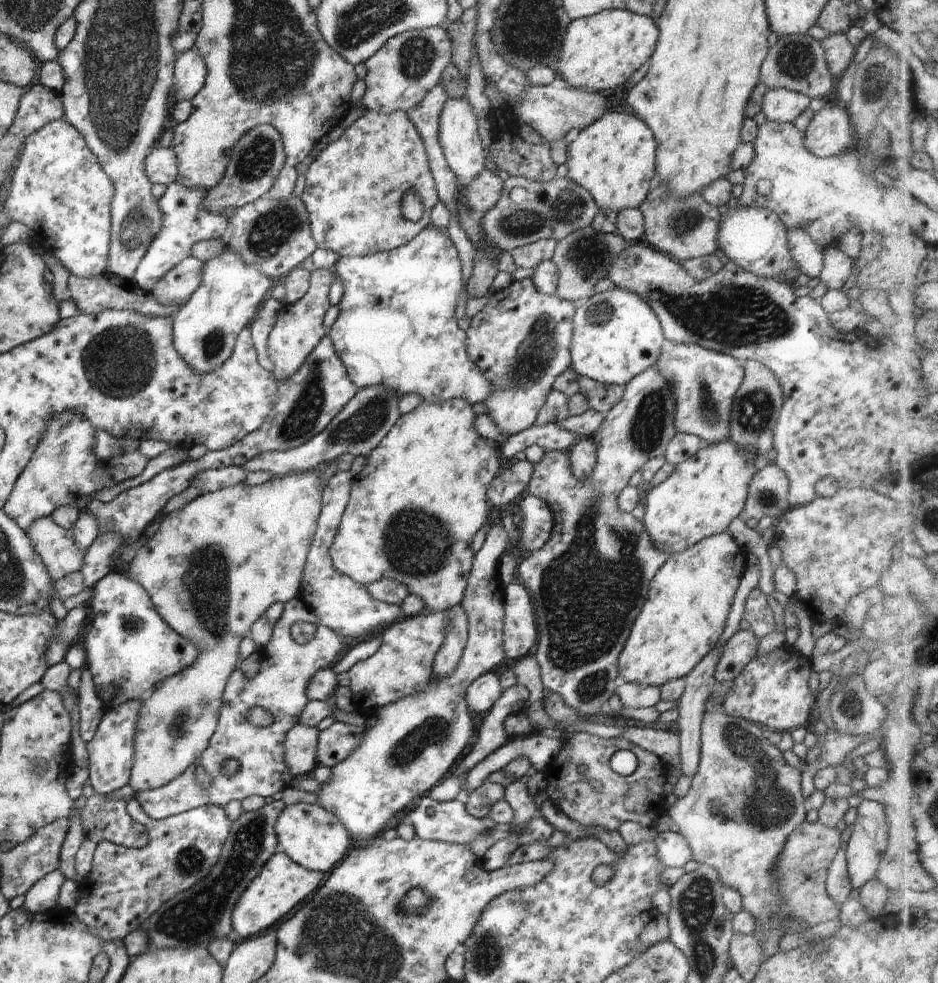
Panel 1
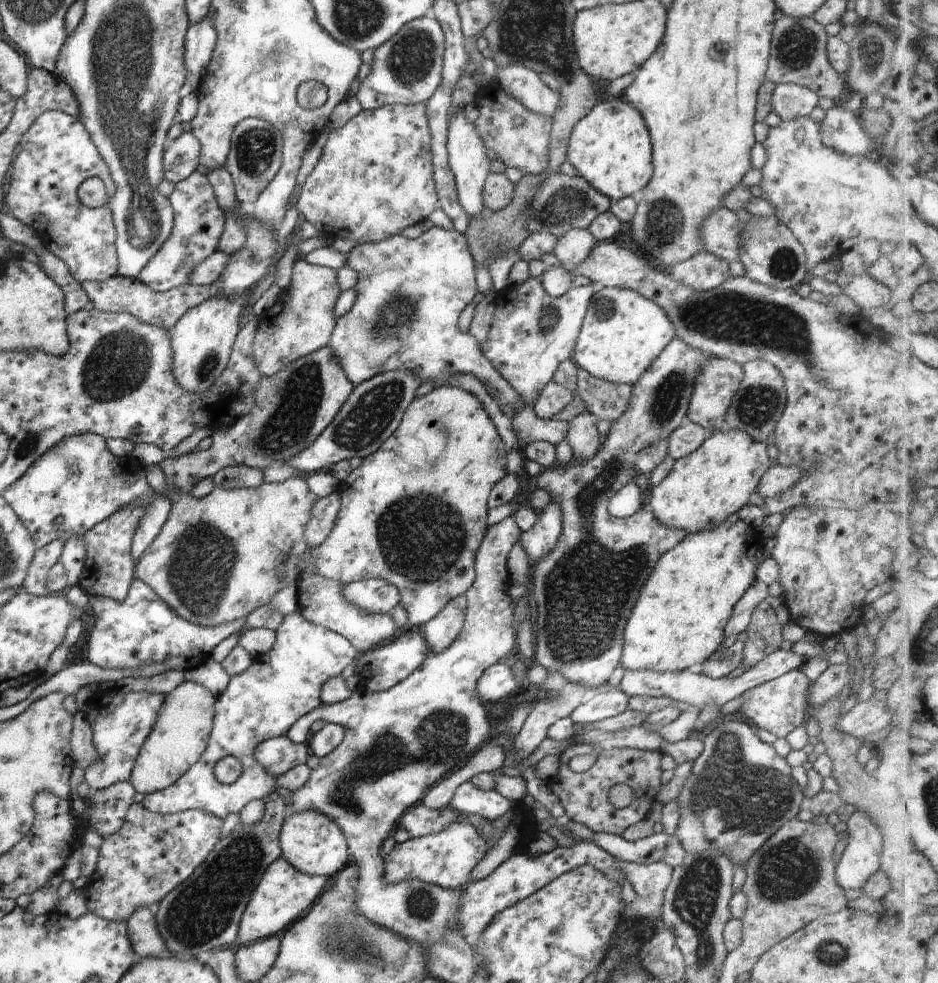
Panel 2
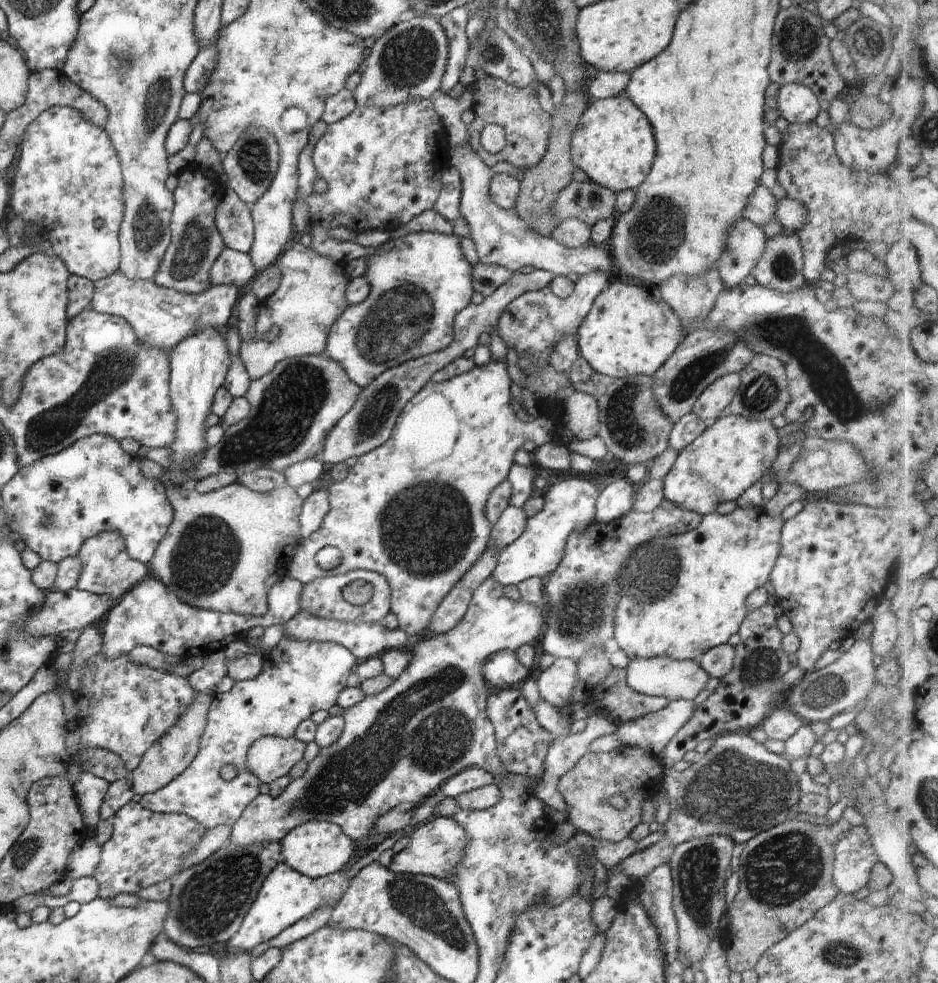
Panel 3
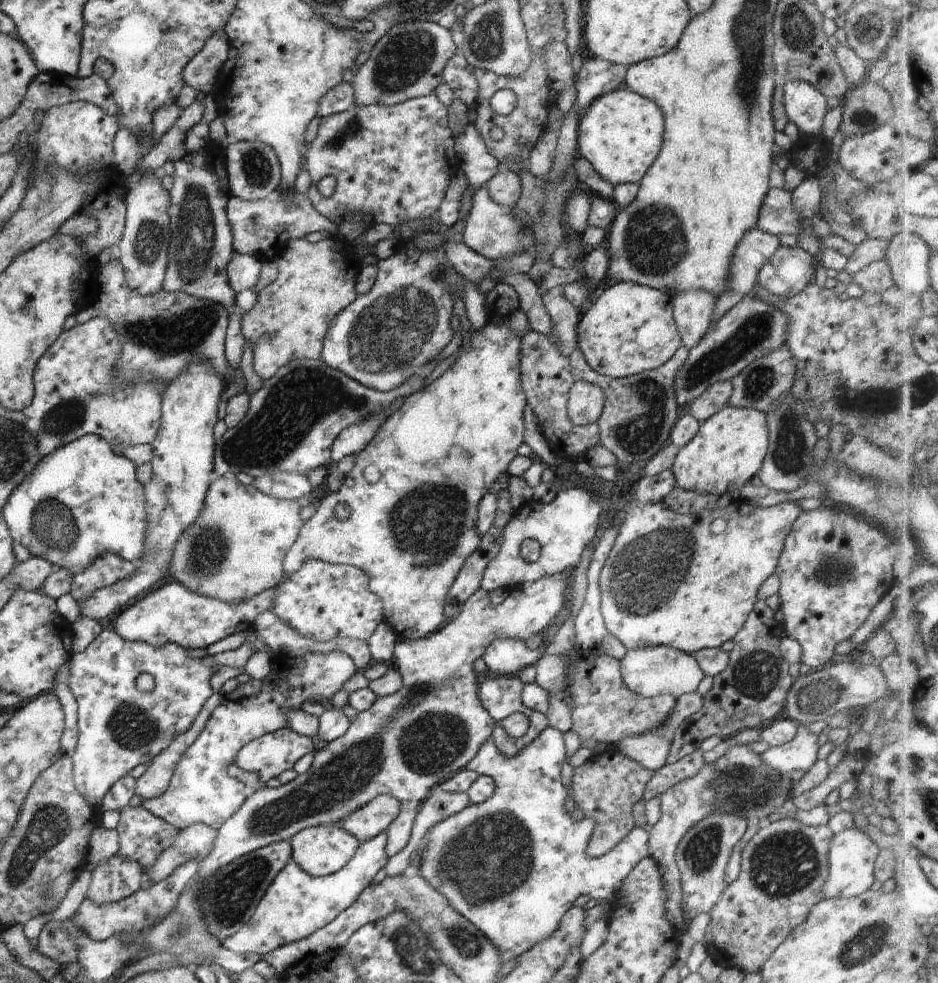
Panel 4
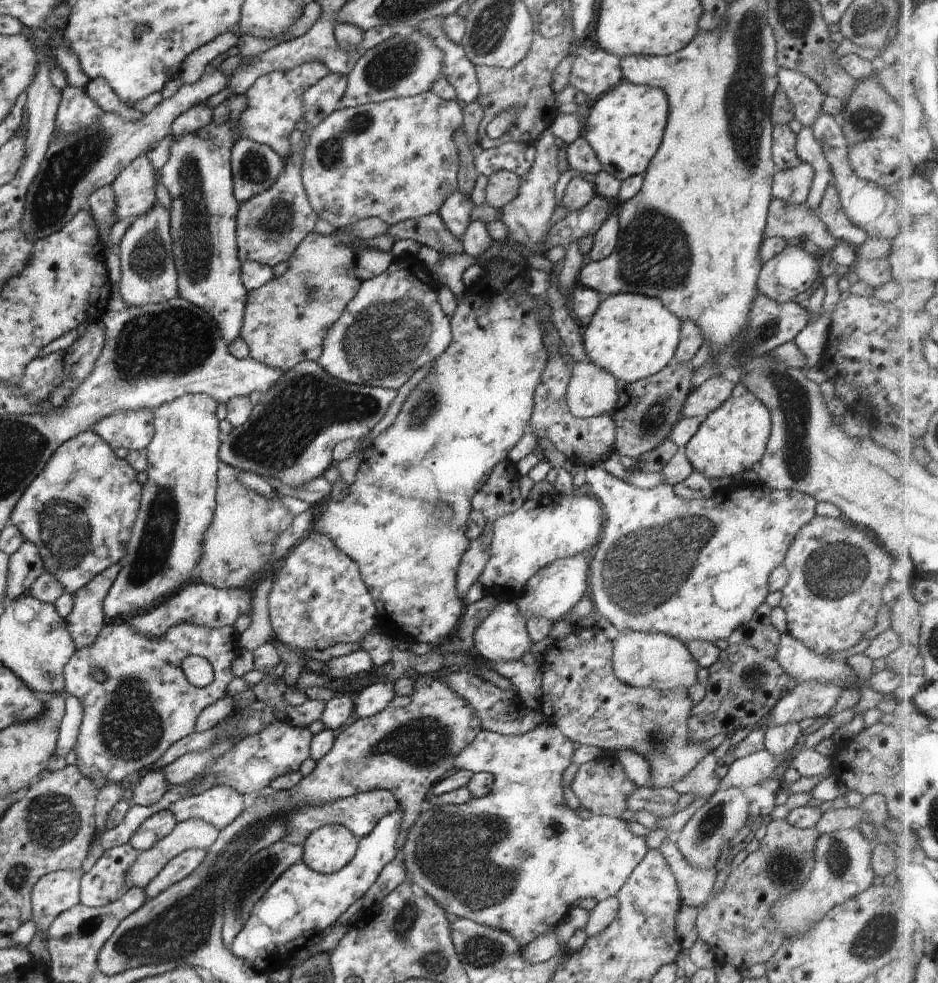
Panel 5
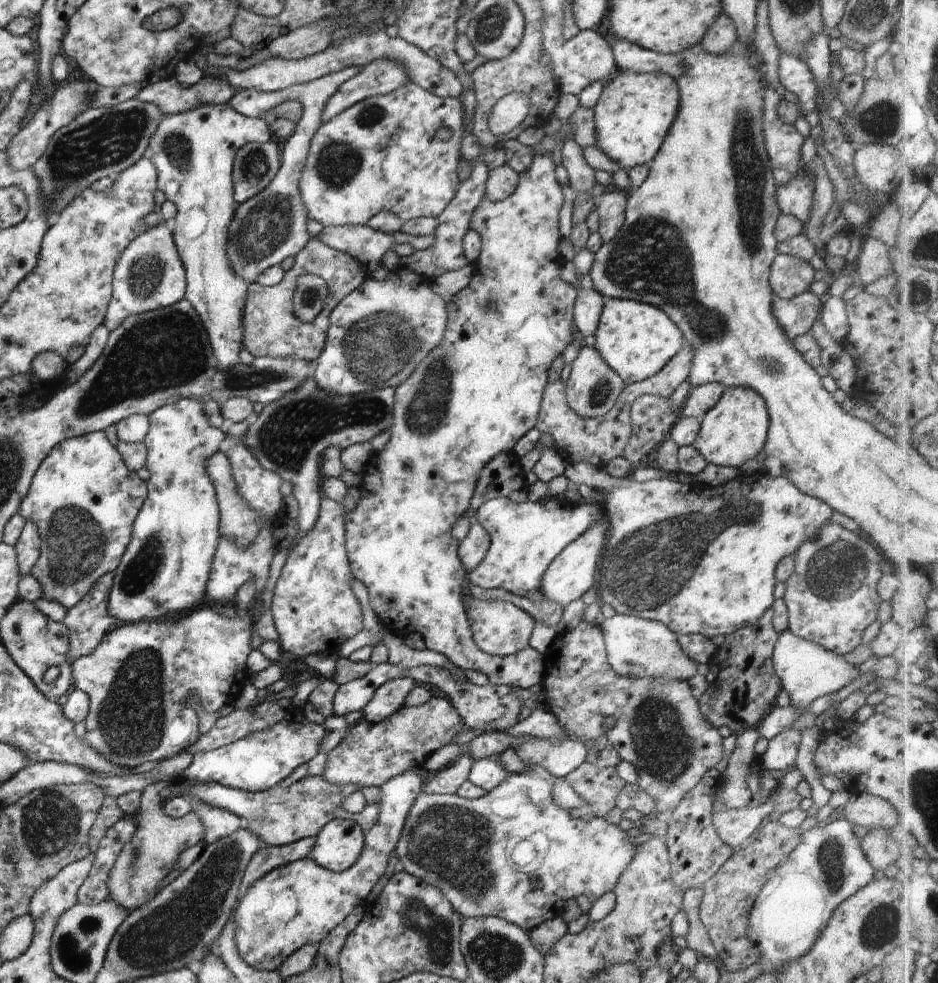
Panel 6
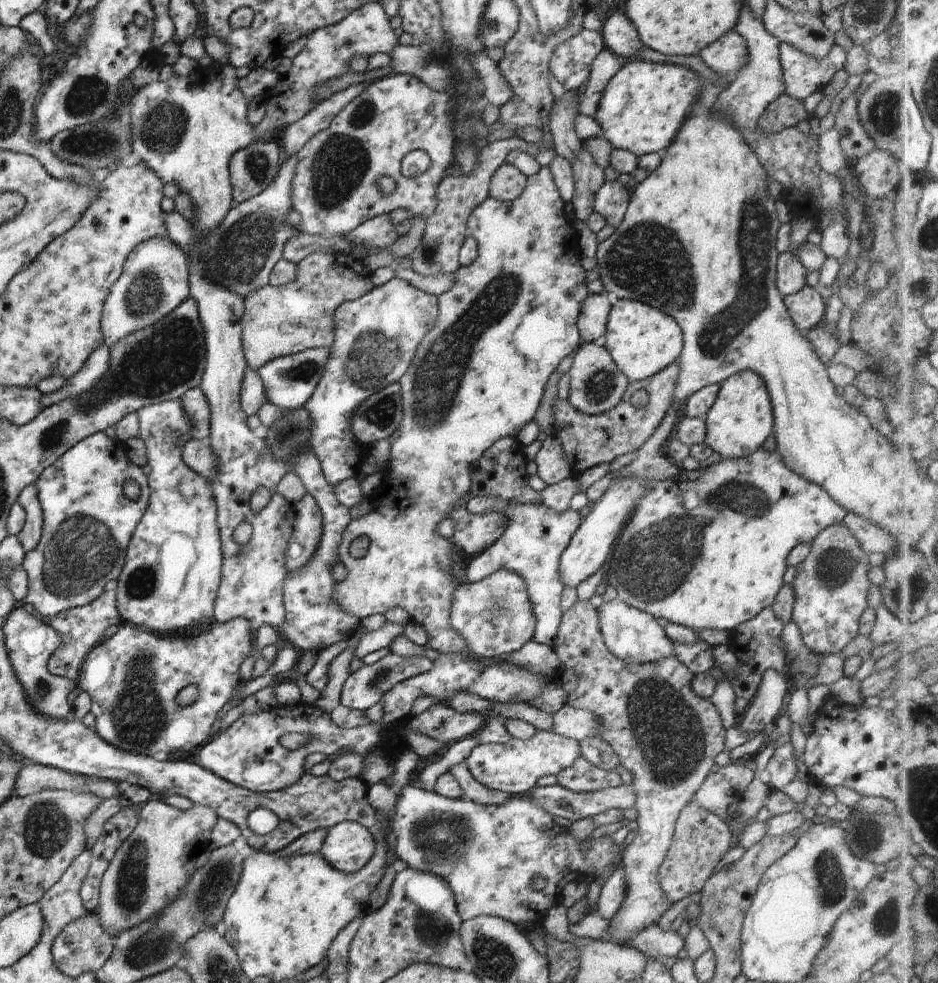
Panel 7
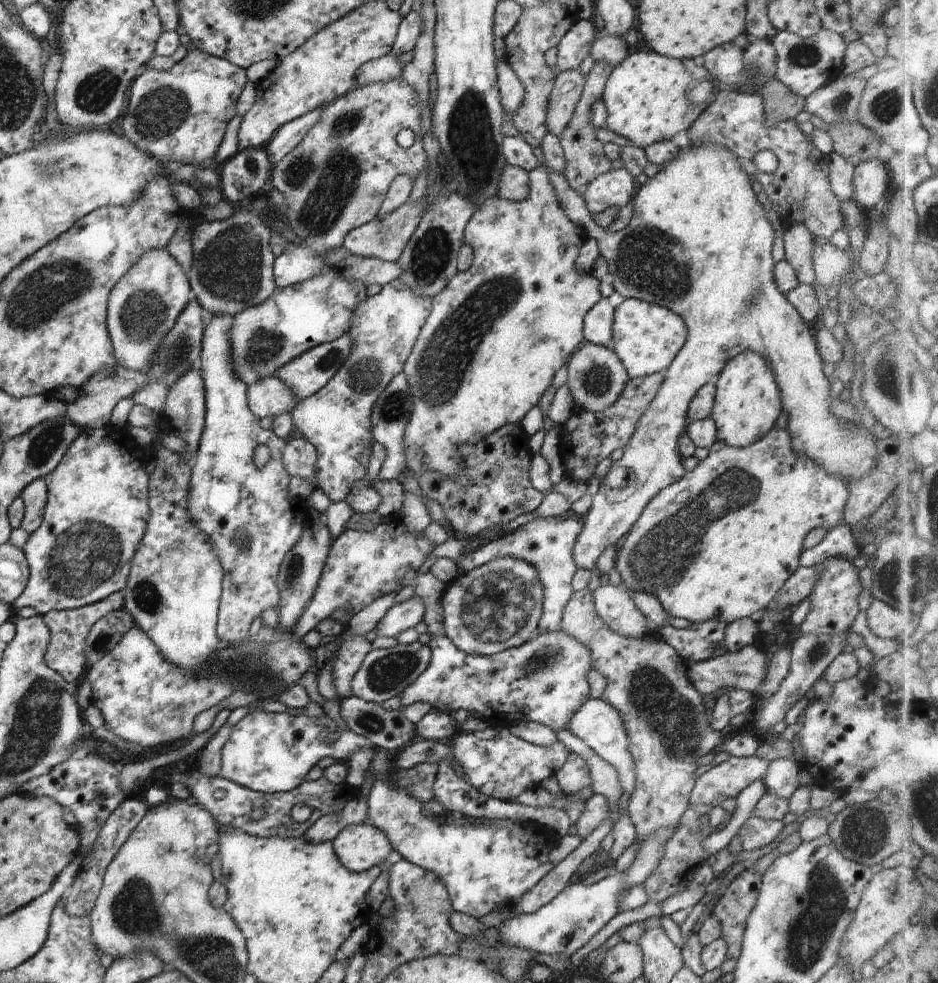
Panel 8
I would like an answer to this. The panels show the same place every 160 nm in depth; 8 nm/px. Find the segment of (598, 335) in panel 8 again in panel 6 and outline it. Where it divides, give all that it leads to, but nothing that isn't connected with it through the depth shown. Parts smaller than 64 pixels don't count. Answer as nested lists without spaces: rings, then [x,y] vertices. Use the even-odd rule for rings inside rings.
[[[578,289],[573,306],[573,322],[589,340],[597,332],[597,326],[606,301],[594,290]]]

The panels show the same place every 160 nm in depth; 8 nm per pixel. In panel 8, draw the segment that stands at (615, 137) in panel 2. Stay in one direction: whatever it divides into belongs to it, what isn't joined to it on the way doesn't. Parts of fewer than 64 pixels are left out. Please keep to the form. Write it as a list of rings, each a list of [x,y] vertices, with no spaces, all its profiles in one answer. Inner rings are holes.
[[[634,51],[618,67],[614,67],[605,85],[601,100],[606,108],[606,129],[630,140],[637,148],[647,148],[658,142],[674,138],[678,132],[686,132],[698,119],[698,116],[708,108],[709,103],[694,104],[688,99],[688,94],[703,81],[712,84],[717,80],[702,65],[696,65],[693,59],[679,60],[661,56],[656,52]]]

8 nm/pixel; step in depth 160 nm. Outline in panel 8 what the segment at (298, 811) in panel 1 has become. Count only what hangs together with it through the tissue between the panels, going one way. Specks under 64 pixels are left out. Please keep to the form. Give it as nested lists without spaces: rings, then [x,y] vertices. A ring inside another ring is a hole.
[[[370,824],[344,828],[332,841],[338,861],[350,872],[381,866],[394,850],[386,833]]]

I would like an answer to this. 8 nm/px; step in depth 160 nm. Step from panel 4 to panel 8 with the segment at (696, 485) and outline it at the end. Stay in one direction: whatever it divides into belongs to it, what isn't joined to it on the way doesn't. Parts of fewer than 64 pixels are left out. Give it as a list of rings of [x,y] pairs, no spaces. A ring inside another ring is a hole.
[[[746,350],[743,354],[738,354],[722,368],[722,372],[718,374],[714,380],[716,386],[716,397],[714,398],[714,407],[712,408],[711,418],[716,424],[718,430],[717,442],[724,442],[726,446],[735,448],[745,448],[754,444],[758,438],[762,438],[766,432],[770,432],[774,427],[778,416],[783,412],[780,388],[776,383],[775,370],[772,366],[766,364],[766,358],[762,358],[762,354]]]

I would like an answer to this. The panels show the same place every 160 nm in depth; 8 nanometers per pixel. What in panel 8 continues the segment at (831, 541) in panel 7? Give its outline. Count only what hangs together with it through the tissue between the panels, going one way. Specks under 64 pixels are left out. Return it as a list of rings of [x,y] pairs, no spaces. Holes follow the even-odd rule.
[[[834,557],[827,561],[809,595],[812,608],[808,610],[806,620],[799,627],[804,634],[832,635],[850,631],[859,612],[858,596],[863,590],[858,574],[859,569],[843,557]]]

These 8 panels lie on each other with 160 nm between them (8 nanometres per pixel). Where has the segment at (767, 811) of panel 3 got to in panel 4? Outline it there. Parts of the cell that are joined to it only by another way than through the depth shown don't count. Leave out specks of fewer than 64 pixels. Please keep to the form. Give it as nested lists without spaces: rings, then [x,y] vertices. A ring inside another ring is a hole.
[[[733,744],[722,757],[706,763],[694,776],[682,779],[659,796],[661,817],[648,832],[649,856],[660,867],[666,894],[664,903],[666,920],[682,934],[686,932],[687,922],[681,910],[681,876],[675,861],[675,850],[681,838],[690,827],[696,826],[714,813],[736,815],[746,819],[748,826],[756,824],[762,817],[772,816],[774,819],[775,815],[772,815],[772,812],[793,797],[792,782],[788,778],[782,778],[782,775],[747,745]]]

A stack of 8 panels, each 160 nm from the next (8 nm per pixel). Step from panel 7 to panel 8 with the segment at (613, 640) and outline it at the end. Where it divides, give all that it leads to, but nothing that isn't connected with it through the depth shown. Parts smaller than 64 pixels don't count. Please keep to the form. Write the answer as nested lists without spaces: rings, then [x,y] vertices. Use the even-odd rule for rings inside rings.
[[[604,580],[603,583],[593,592],[593,600],[596,608],[596,613],[606,626],[614,632],[614,634],[622,634],[626,638],[644,638],[646,634],[657,635],[656,631],[651,631],[647,619],[638,610],[628,591],[623,586],[614,586]]]

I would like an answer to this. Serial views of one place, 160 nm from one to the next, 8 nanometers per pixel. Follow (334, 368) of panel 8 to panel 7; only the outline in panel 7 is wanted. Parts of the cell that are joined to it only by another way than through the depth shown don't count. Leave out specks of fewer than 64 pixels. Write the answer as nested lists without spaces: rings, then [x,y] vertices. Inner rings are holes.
[[[316,348],[266,362],[266,365],[257,372],[264,382],[268,401],[286,410],[304,407],[314,394],[318,382],[322,380],[322,374],[326,370],[326,362],[328,362],[331,353],[334,353],[331,348]]]

